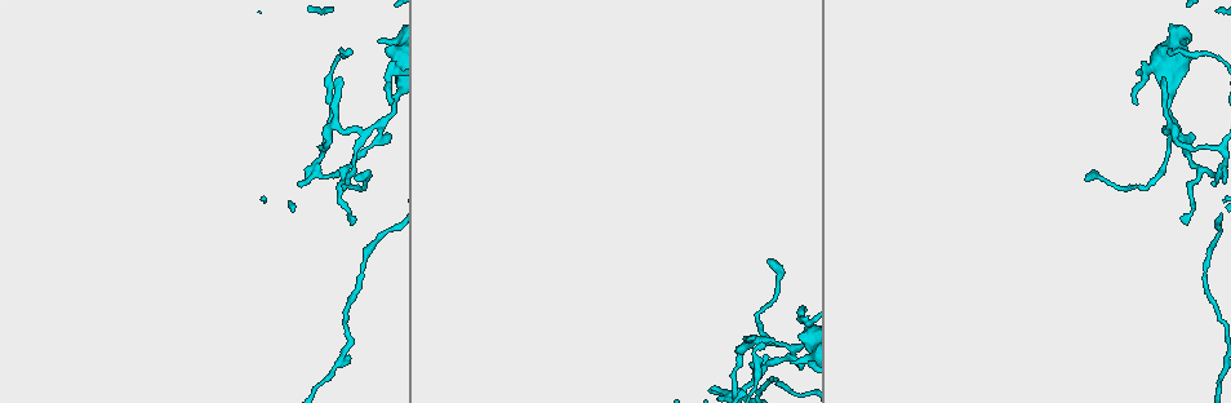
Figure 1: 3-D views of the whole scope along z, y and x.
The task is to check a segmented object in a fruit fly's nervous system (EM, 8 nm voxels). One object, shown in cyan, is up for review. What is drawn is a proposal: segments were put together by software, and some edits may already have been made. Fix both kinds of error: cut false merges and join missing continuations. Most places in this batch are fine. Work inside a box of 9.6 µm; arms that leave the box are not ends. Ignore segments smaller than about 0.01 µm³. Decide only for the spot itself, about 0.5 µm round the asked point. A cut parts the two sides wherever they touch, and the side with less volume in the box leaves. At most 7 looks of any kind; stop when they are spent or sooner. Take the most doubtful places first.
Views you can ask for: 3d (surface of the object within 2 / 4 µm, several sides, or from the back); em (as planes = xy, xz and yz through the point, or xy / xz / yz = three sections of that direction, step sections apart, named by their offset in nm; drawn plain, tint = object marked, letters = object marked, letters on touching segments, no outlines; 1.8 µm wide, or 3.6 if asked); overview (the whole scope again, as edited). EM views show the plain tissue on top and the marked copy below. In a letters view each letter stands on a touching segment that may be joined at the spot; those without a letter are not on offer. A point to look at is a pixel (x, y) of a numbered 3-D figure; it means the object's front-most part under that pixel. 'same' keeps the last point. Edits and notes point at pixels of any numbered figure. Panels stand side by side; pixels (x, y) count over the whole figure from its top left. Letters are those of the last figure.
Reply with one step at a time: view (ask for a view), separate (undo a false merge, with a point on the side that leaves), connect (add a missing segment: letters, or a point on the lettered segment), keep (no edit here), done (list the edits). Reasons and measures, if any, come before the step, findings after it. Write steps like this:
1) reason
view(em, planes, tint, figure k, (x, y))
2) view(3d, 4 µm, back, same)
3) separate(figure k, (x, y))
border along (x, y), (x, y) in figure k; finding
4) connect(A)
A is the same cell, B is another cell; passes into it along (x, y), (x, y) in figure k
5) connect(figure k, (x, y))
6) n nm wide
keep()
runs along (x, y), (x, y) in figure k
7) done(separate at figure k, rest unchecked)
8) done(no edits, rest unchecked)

view(em, xy, step 8, letters, figure 1, (354, 177))

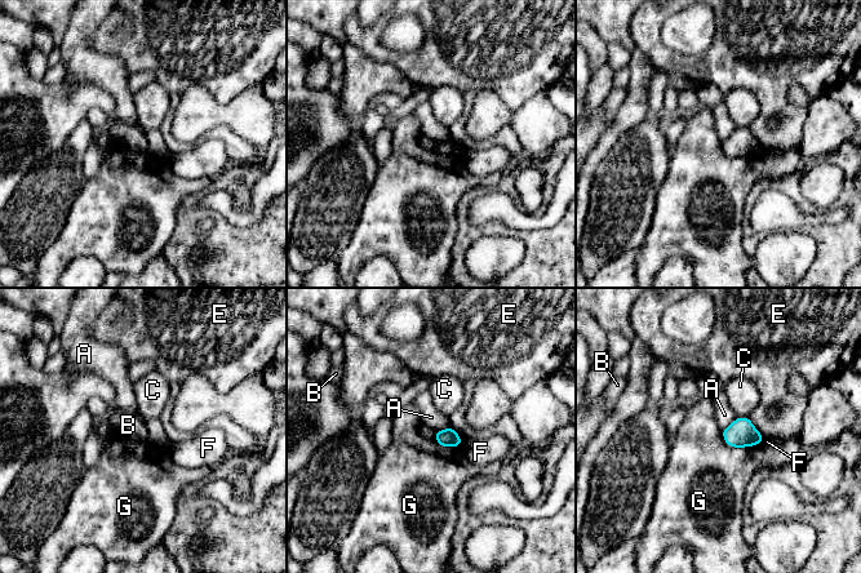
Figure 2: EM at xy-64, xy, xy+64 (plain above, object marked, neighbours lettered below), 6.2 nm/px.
120 nm wide; G touches over 260 nm
keep()
A, B, C, E, F and G are other cells; no lettered segment goes on from it

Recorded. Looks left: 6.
a narrow waist
view(3d, 2 µm, figure 1, (798, 348))

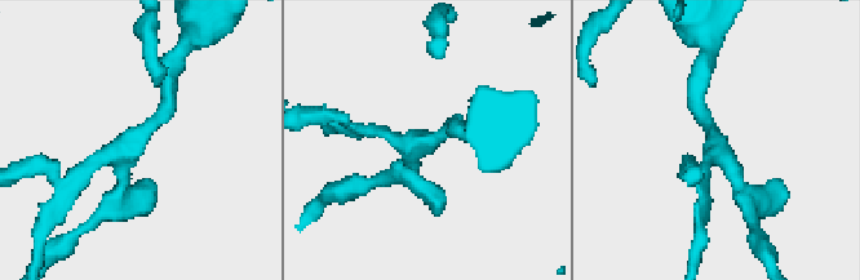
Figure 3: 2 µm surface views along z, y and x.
4 arms
view(em, planes, tint, figure 3, (717, 143))

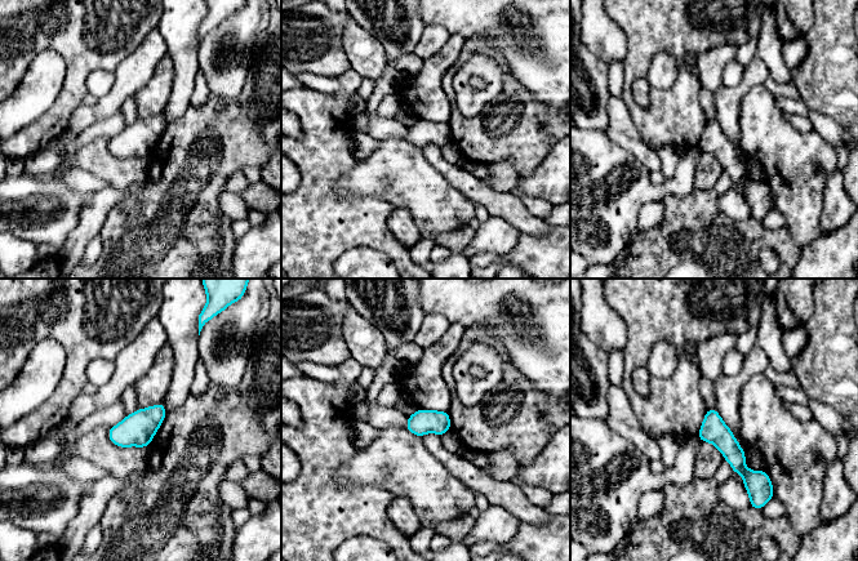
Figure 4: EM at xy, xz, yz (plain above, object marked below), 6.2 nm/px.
view(em, planes, letters, same)

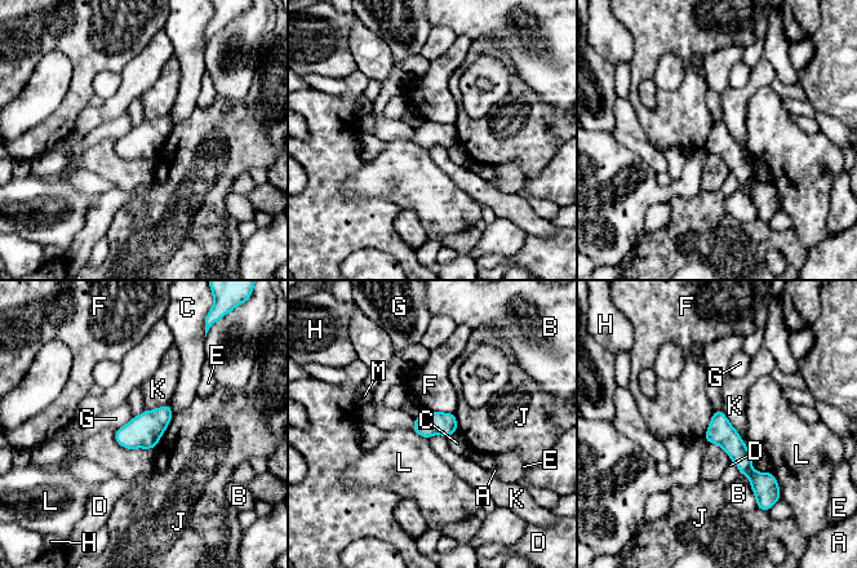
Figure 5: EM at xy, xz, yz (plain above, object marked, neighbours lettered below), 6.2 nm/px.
keep()
A, B, C, D, E, F, G, H, J, K, L and M are other cells; runs along (716, 413), (719, 430), (762, 491) in figure 5; continuous, no second neuron

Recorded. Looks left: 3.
free end
view(3d, 4 µm, figure 1, (379, 39))

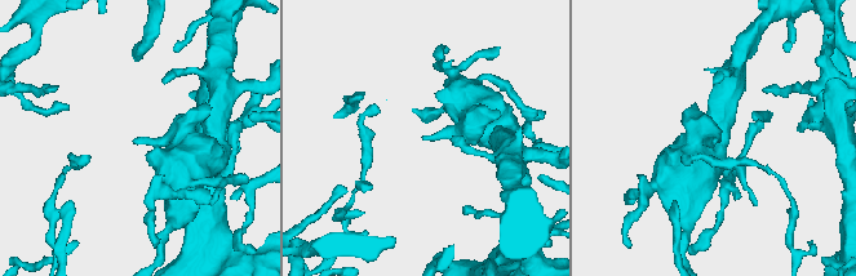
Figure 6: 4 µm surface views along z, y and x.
need the tissue
view(em, xy, step 4, letters, figure 6, (717, 140))

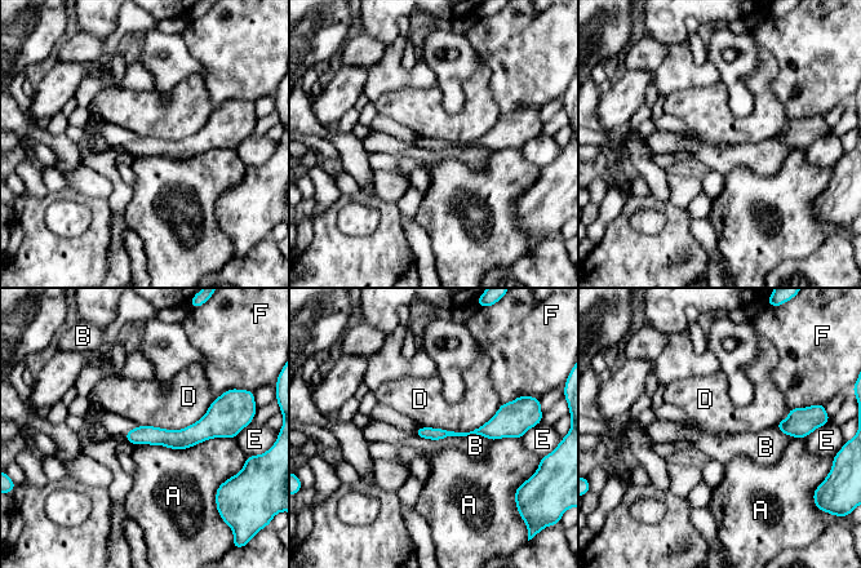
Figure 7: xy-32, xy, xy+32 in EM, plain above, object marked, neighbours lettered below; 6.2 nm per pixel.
keep()
A, B, D, E and F are other cells; border along (501, 404), (469, 431), (418, 427) in figure 7; none of them fits

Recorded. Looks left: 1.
done(no edits, rest unchecked)

